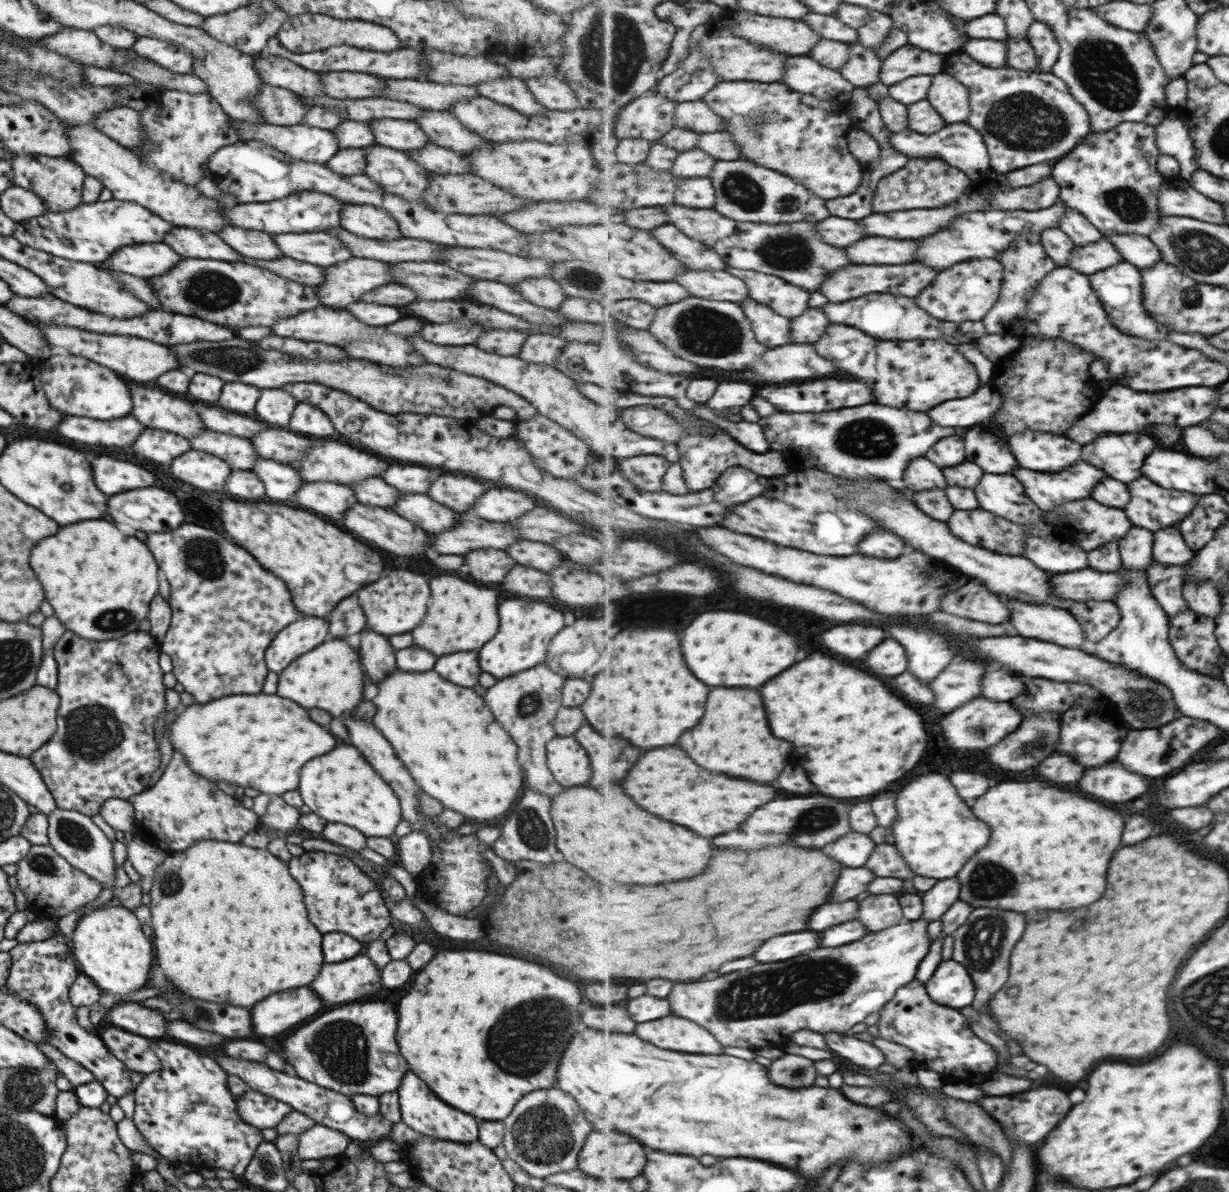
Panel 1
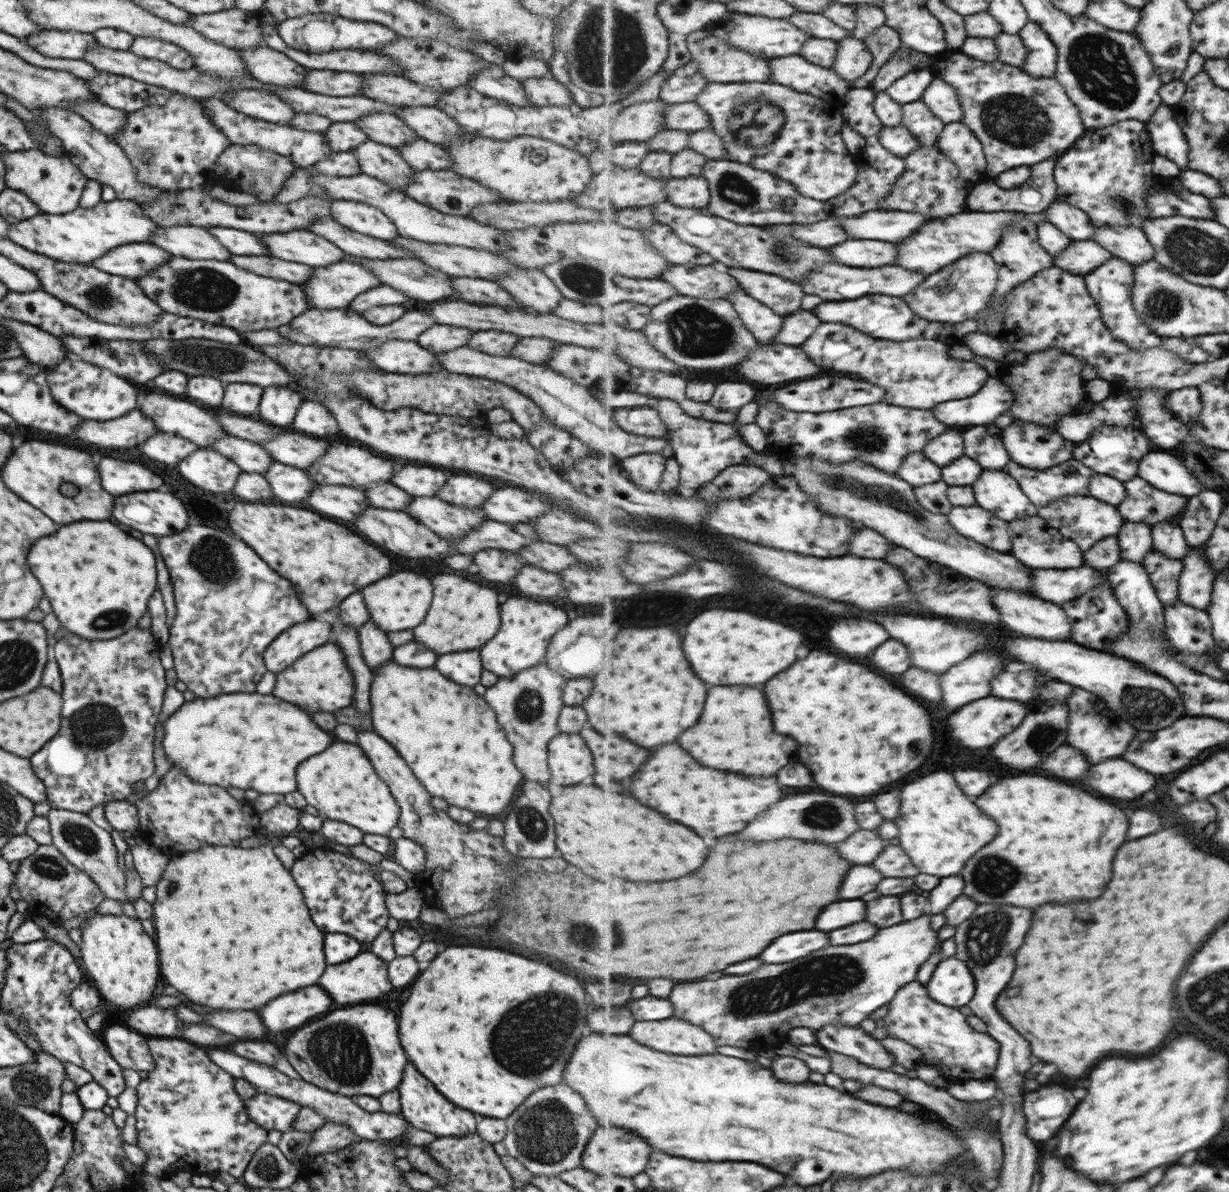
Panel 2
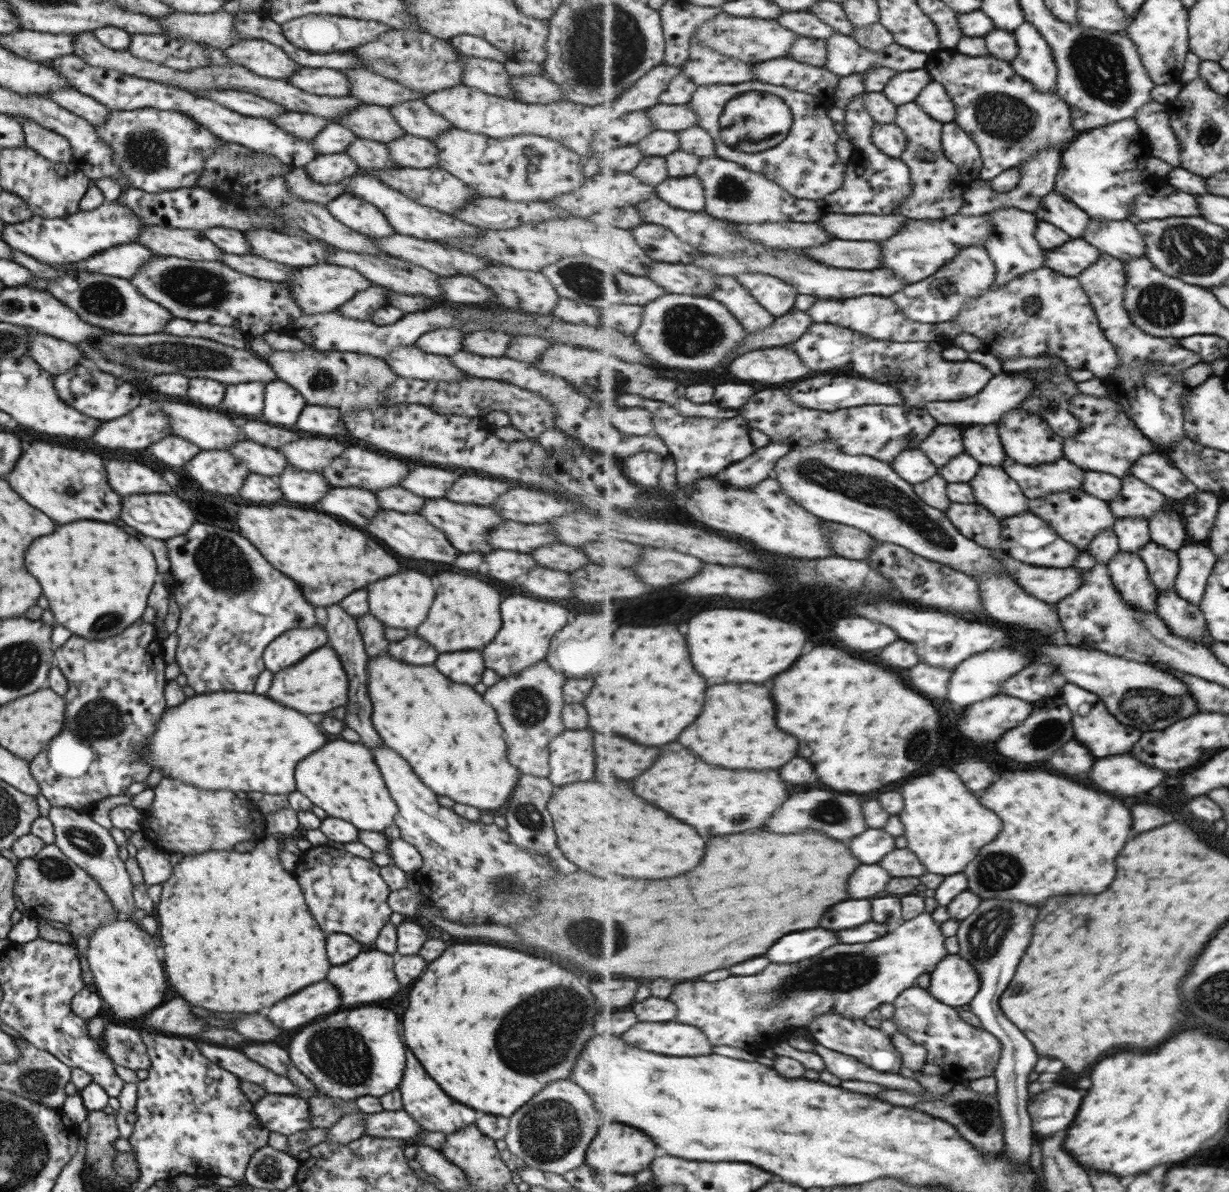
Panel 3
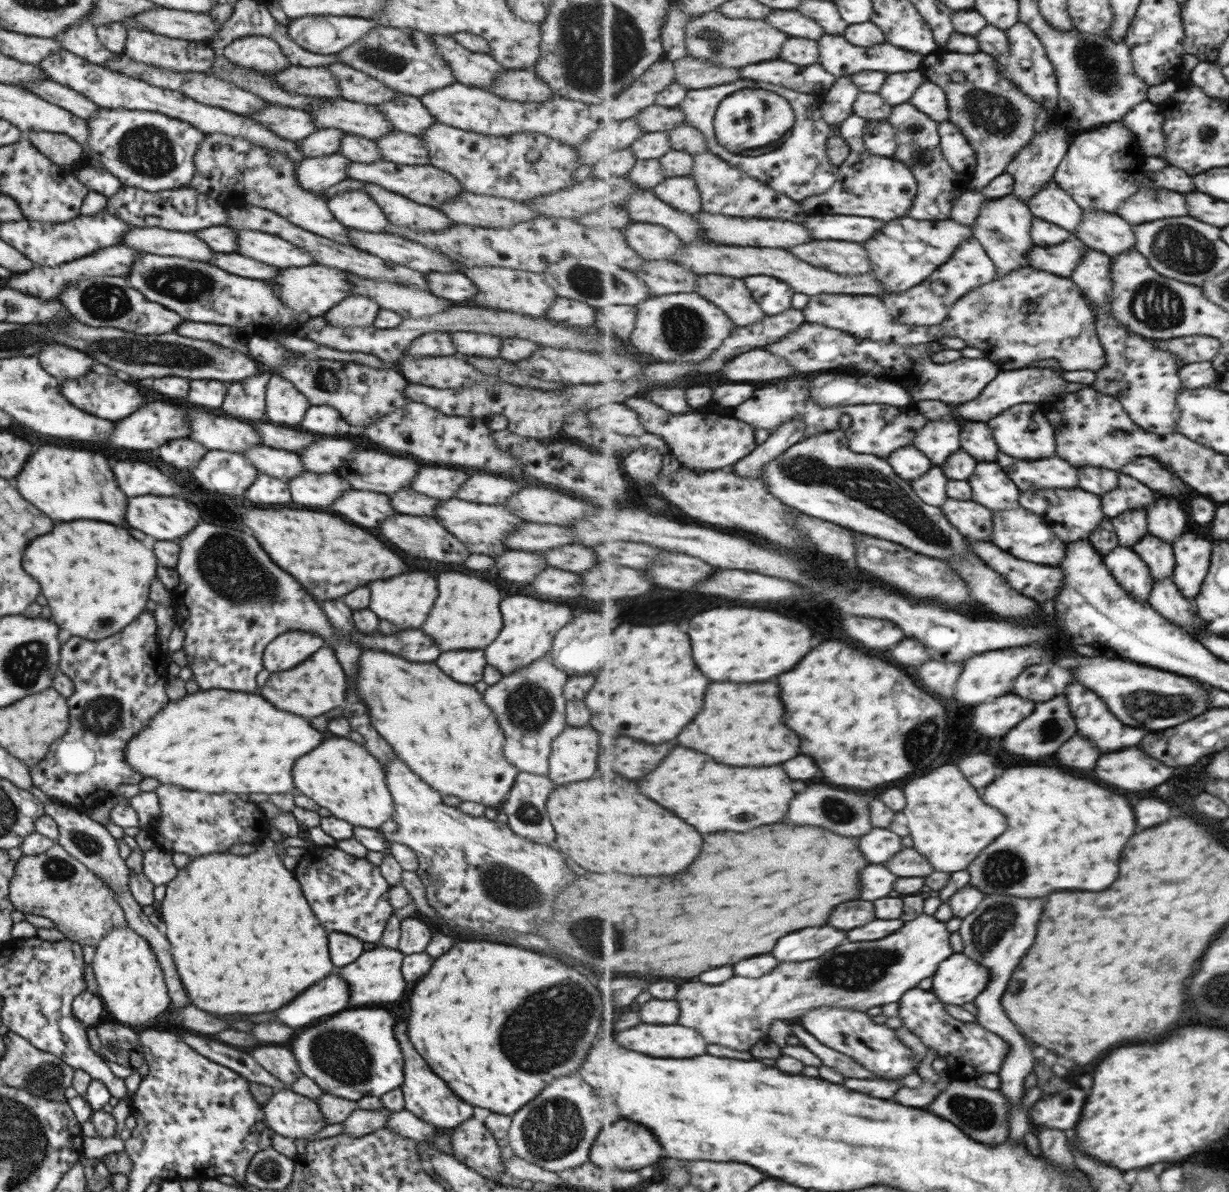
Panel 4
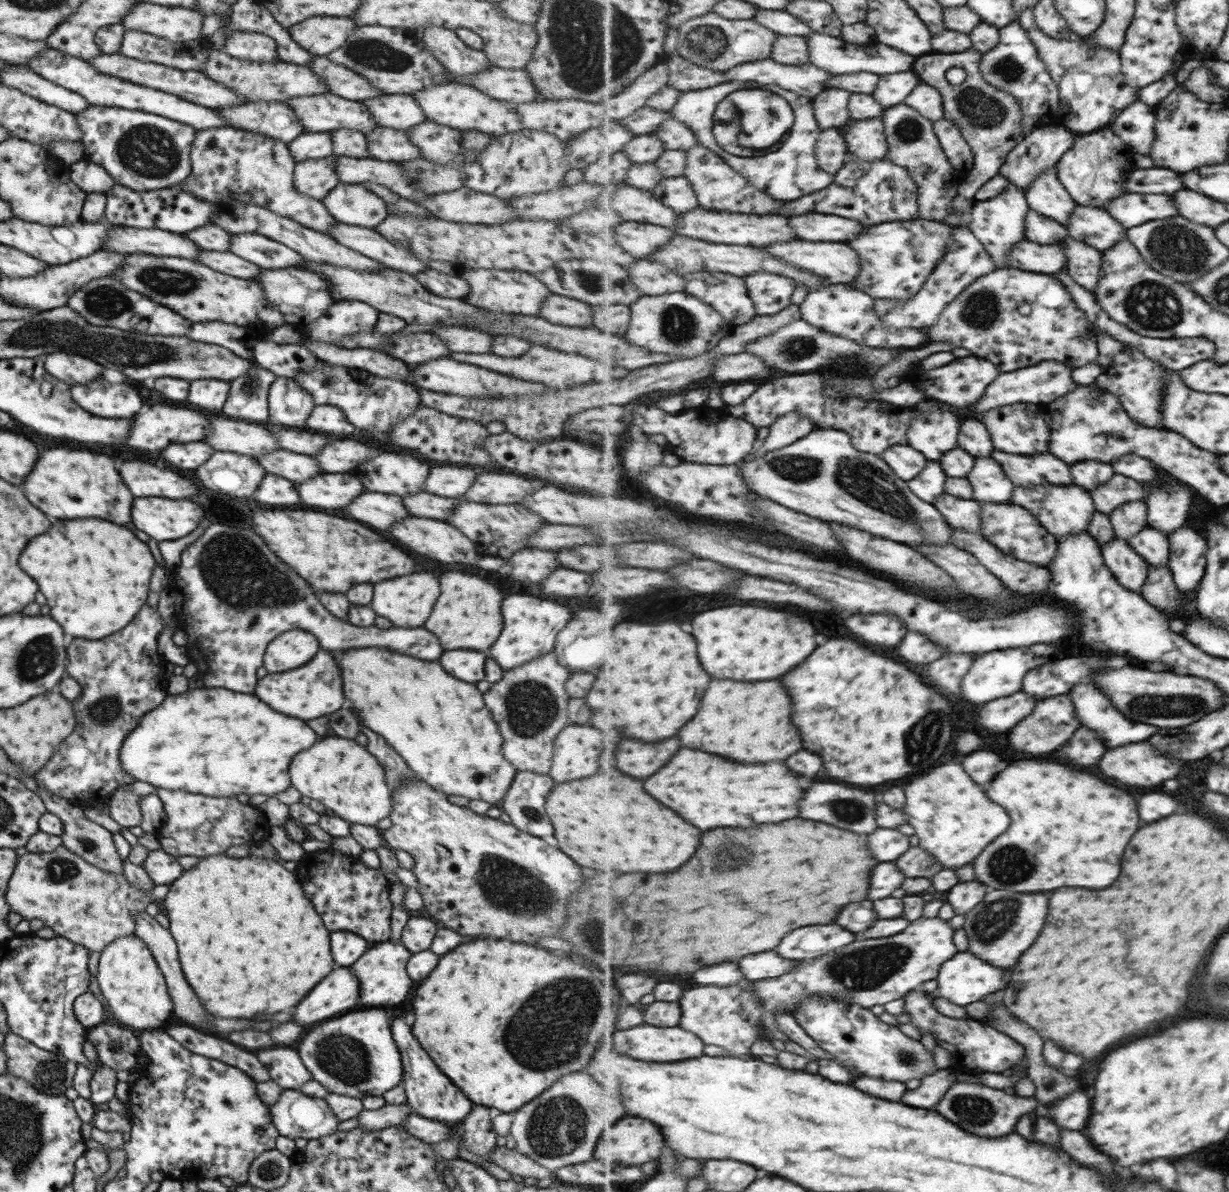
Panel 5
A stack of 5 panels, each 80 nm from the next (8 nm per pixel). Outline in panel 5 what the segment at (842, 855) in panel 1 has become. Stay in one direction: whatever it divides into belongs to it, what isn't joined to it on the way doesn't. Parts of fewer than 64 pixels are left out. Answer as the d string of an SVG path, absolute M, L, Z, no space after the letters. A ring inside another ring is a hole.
M879 828L869 836L869 848L877 860L893 862L911 848L911 840L899 830Z

